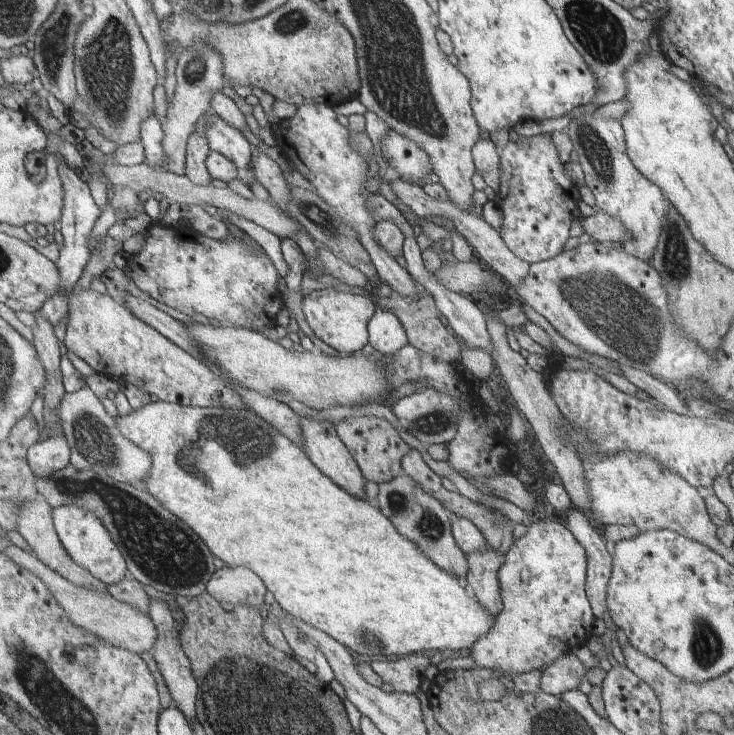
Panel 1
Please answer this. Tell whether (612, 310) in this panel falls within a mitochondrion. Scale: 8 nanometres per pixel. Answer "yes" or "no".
yes

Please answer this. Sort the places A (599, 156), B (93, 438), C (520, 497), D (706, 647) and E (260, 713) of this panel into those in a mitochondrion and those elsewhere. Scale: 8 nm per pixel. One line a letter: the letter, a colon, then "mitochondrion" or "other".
A: mitochondrion
B: mitochondrion
C: other
D: mitochondrion
E: mitochondrion

